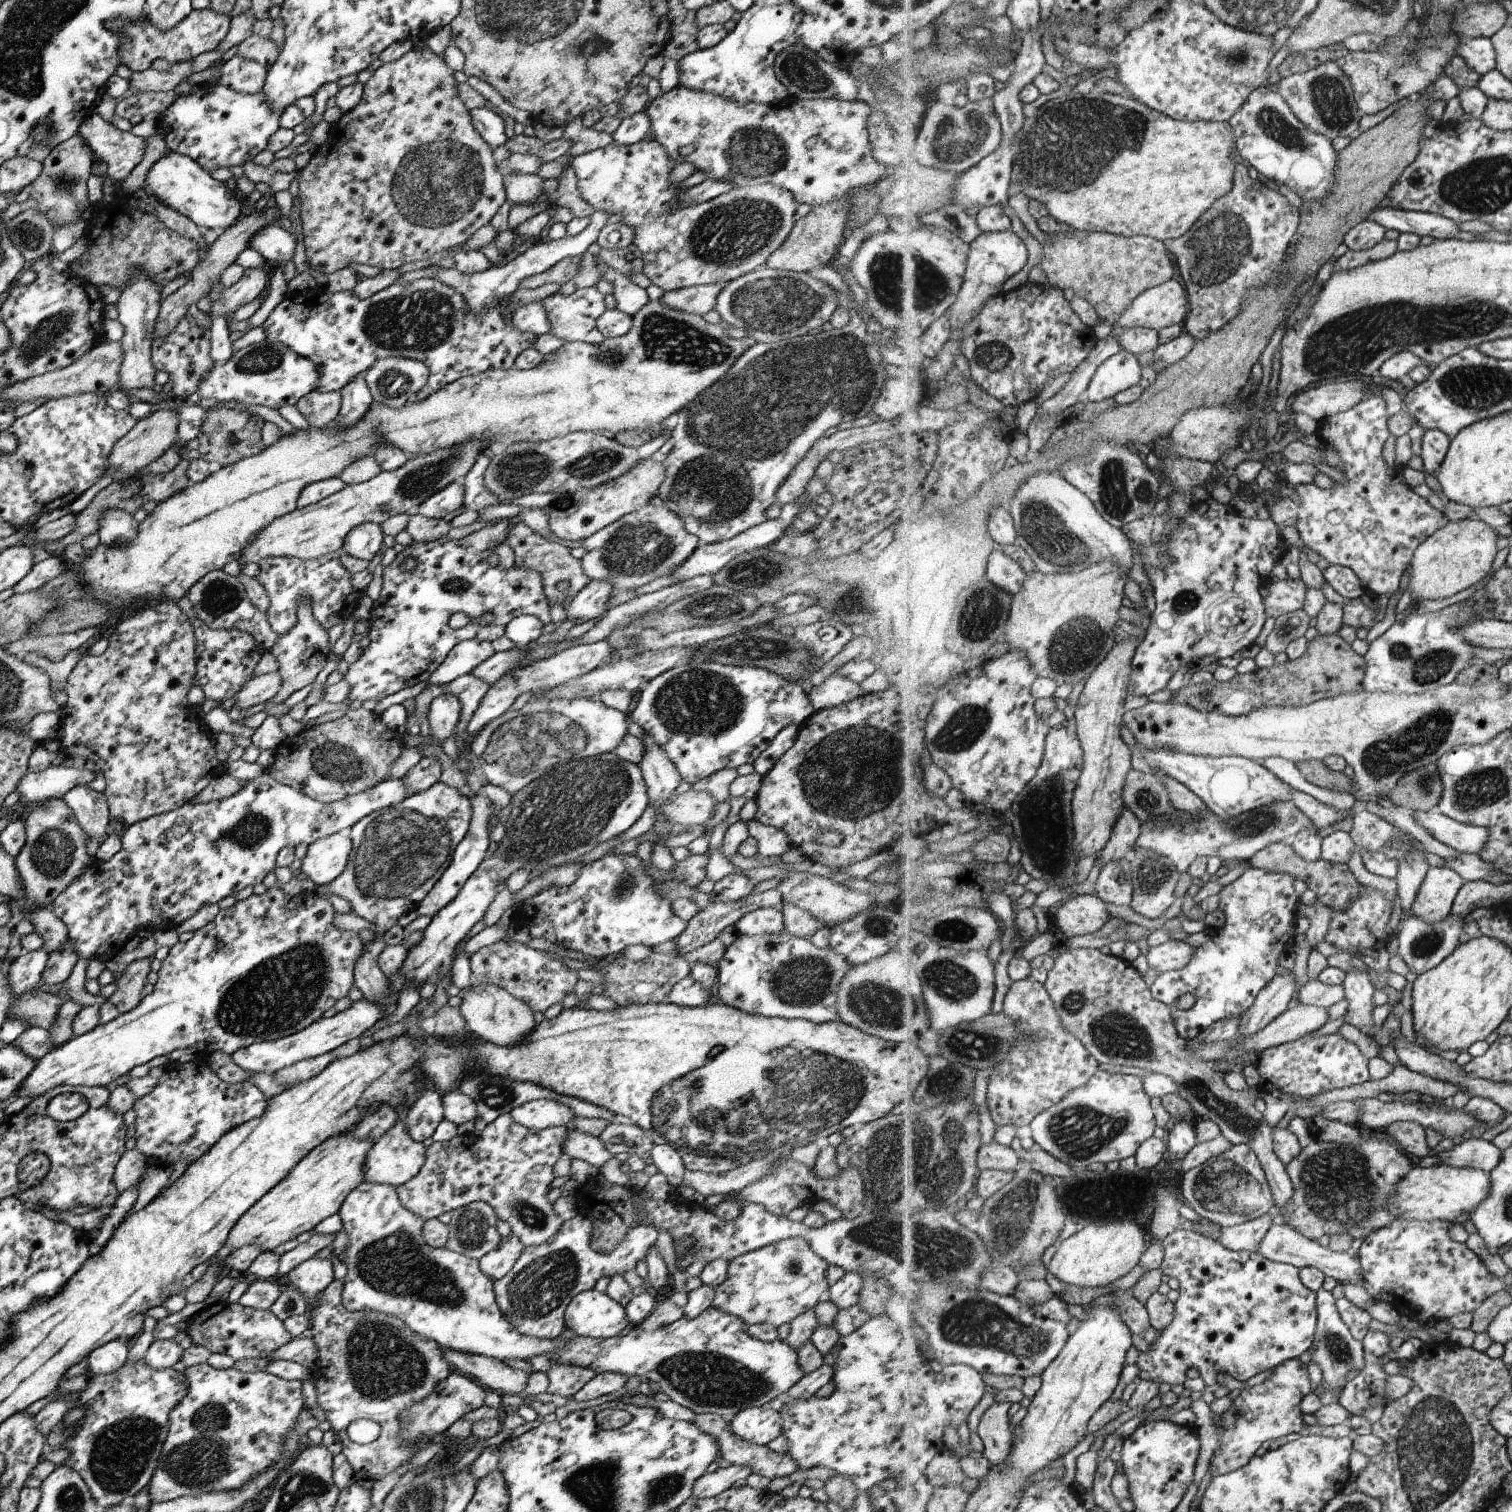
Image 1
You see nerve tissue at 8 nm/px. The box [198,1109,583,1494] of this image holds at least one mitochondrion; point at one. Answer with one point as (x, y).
(395, 1265)

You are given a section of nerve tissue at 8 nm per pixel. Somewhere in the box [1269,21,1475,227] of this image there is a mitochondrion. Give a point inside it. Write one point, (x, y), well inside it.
(1331, 98)

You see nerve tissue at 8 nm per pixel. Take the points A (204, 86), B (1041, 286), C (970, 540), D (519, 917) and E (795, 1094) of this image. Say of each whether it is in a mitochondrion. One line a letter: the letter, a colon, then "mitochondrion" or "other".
A: other
B: other
C: other
D: other
E: mitochondrion

